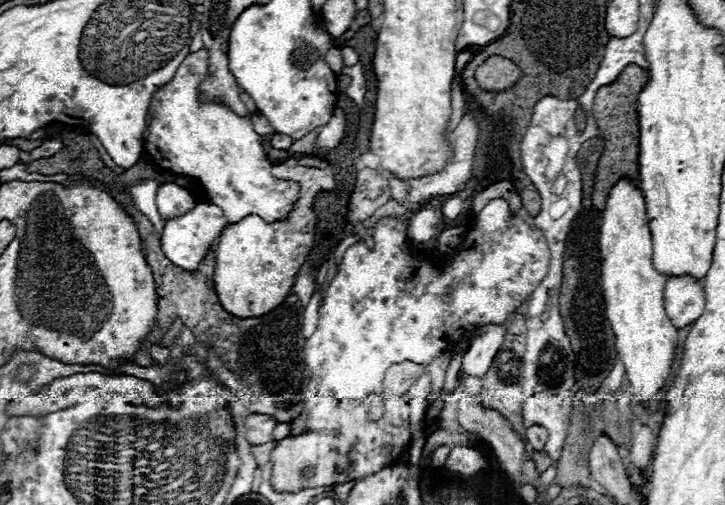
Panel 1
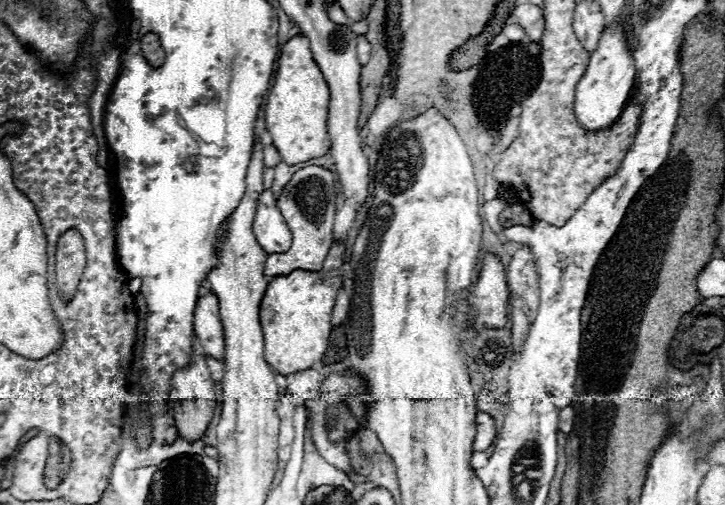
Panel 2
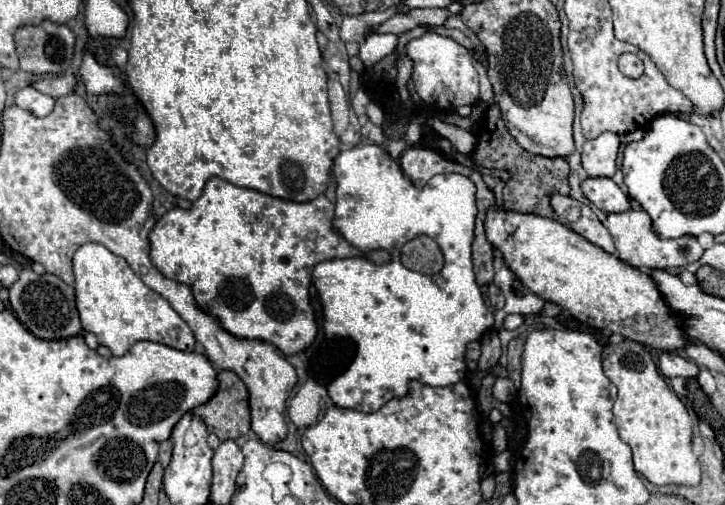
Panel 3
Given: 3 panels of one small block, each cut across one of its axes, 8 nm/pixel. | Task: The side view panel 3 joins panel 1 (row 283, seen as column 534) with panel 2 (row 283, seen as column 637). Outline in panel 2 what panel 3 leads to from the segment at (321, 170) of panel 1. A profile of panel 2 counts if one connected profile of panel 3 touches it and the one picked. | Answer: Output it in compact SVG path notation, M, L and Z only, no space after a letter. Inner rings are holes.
M334 242L330 246L330 252L326 256L324 268L318 272L308 272L308 270L294 270L288 276L276 276L272 278L272 282L266 288L266 294L262 298L262 306L260 306L260 322L262 322L262 330L264 330L264 358L266 362L276 368L280 374L292 374L298 370L306 370L310 368L316 360L320 360L328 348L328 338L332 332L332 308L334 308L334 300L336 294L342 286L342 276L338 274L342 268L342 254L344 254L346 246L344 242Z

